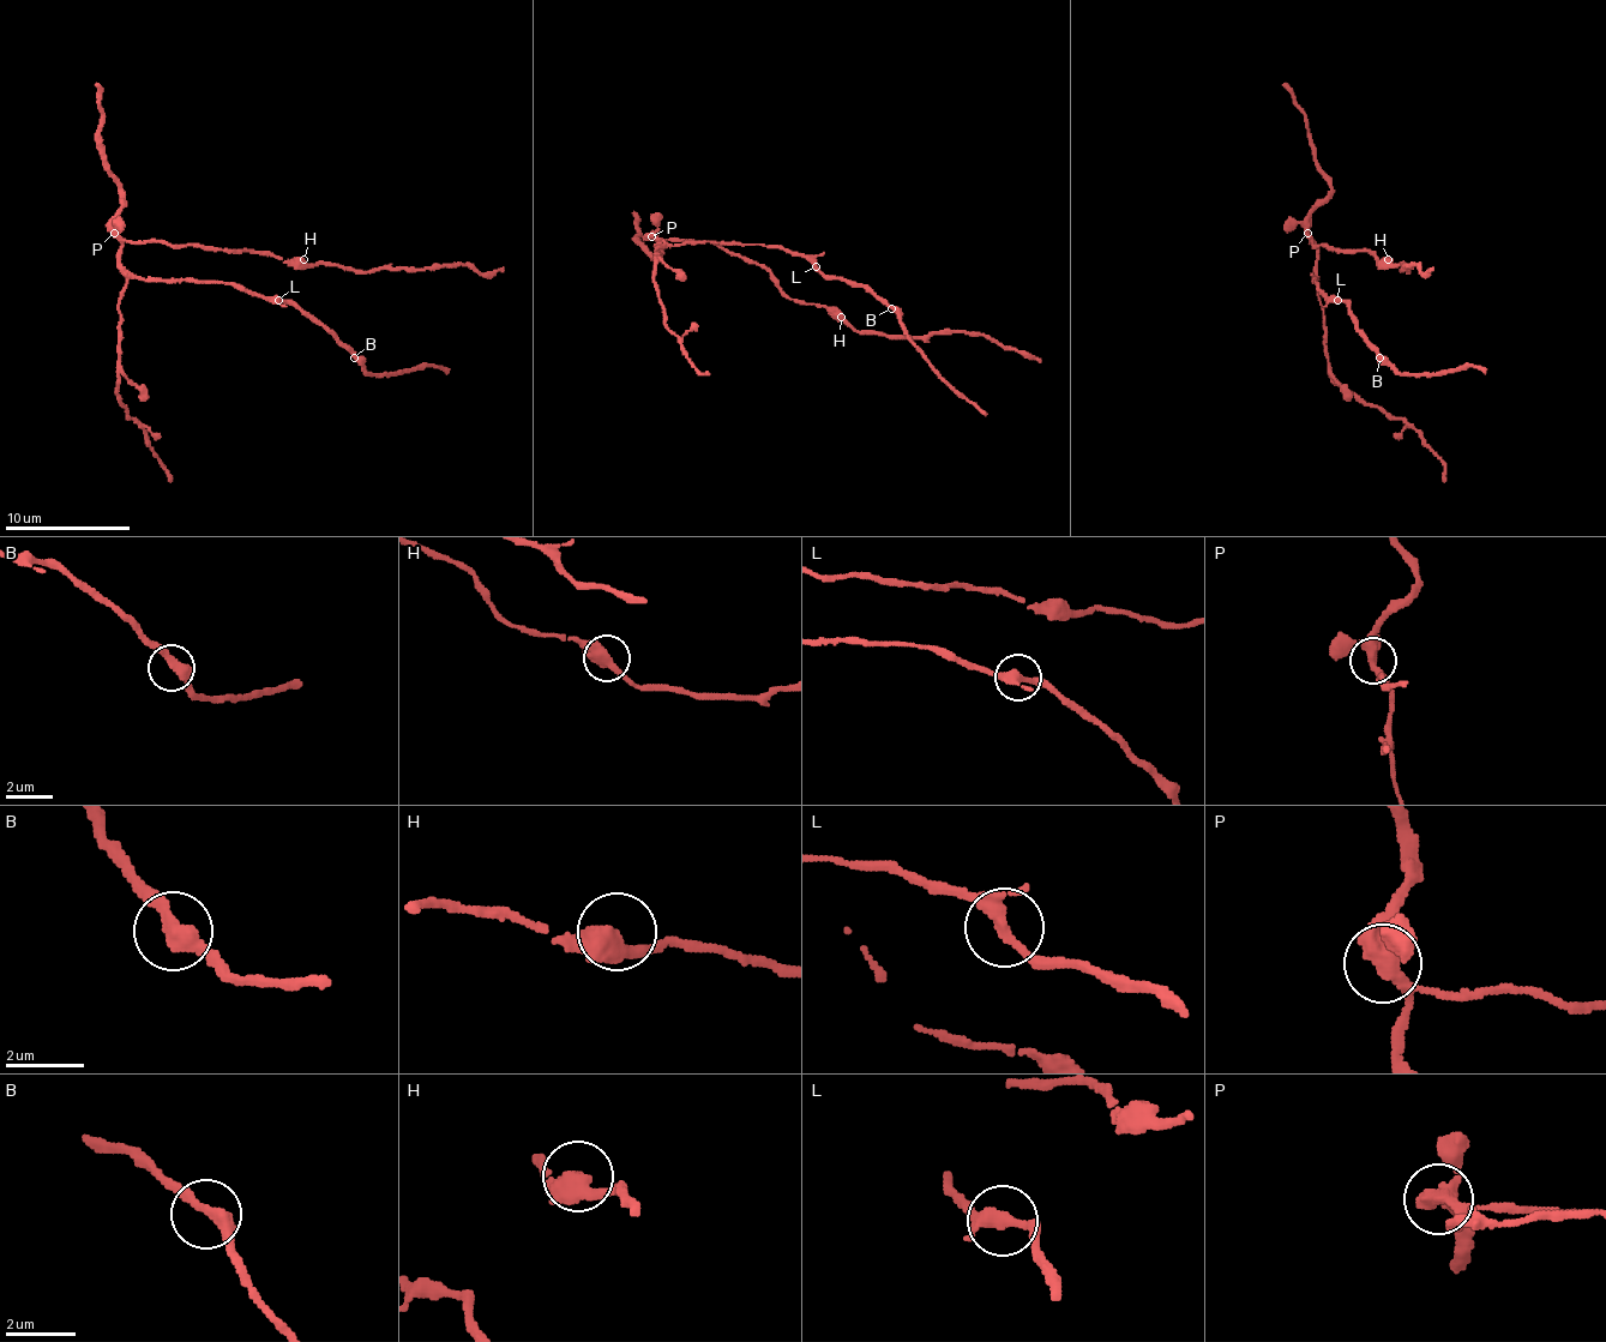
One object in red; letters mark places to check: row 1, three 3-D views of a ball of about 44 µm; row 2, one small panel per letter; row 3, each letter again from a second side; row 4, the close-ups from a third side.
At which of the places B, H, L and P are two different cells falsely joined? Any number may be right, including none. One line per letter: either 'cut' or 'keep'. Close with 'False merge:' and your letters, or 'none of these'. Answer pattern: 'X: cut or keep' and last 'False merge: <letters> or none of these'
B: keep
H: keep
L: keep
P: keep
False merge: none of these

